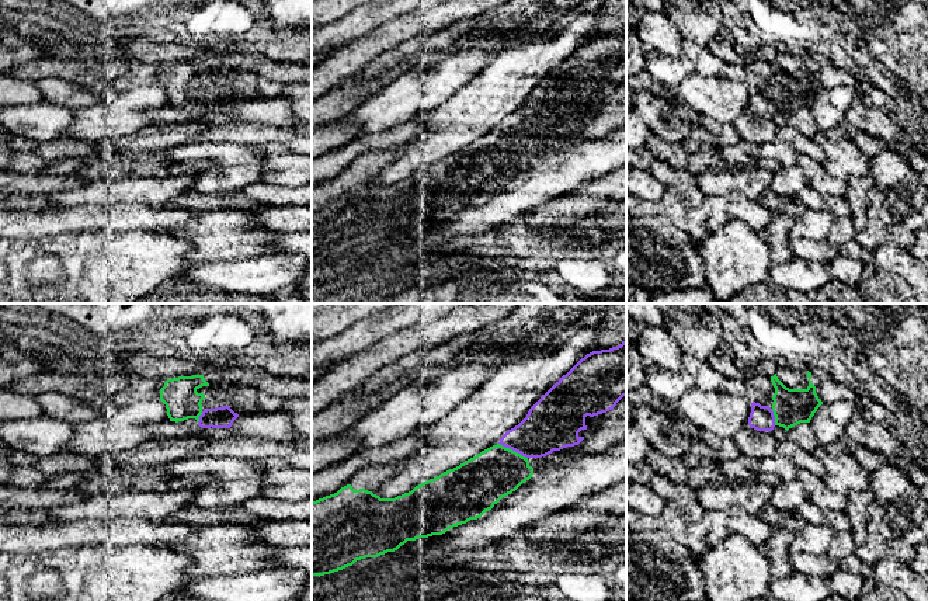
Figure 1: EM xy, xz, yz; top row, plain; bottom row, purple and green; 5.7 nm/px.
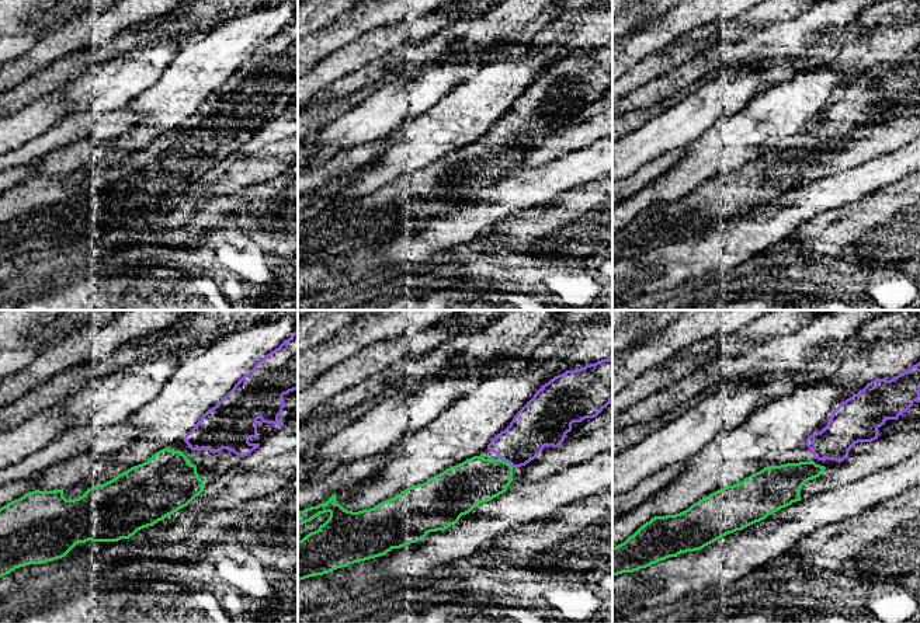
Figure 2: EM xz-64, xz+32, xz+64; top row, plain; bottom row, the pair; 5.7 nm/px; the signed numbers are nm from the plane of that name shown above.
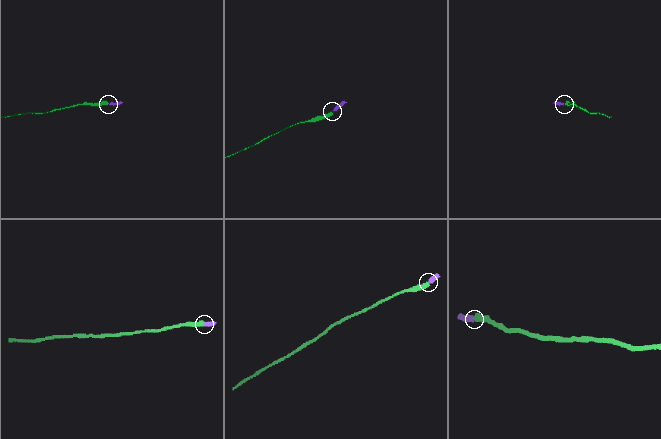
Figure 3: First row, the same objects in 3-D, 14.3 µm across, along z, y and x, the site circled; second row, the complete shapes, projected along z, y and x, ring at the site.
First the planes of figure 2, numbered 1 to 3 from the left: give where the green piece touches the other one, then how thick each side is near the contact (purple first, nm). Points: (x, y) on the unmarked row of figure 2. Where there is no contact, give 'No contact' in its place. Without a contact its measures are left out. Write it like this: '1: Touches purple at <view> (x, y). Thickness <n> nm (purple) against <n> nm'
1: No contact
2: Touches purple at xz+32 (506, 146). Thickness 260 nm (purple) against 260 nm
3: No contact

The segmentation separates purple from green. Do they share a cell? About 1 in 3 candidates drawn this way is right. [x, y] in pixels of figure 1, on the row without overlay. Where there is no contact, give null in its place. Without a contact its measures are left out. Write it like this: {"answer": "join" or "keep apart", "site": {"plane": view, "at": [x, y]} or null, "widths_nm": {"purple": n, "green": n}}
{"answer": "join", "site": {"plane": "xz", "at": [513, 135]}, "widths_nm": {"purple": 300, "green": 300}}

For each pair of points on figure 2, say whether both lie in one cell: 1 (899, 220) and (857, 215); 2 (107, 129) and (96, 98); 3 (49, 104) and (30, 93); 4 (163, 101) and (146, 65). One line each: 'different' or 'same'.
1: same
2: different
3: different
4: different

